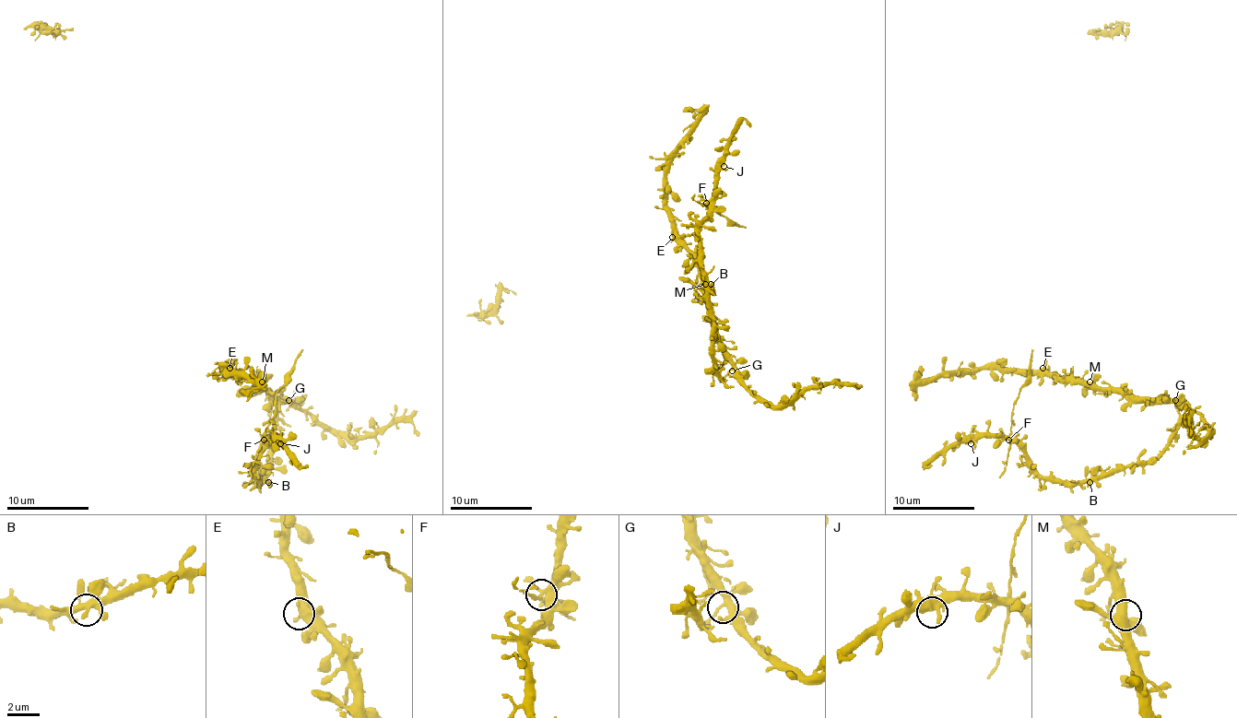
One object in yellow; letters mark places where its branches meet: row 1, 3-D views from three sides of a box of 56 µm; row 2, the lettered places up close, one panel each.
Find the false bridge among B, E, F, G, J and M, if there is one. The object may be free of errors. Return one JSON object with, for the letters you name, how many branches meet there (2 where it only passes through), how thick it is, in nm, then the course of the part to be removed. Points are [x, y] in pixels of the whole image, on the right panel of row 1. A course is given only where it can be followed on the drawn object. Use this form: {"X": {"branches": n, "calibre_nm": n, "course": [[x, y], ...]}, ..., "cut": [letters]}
{"F": {"branches": 5, "calibre_nm": 360, "course": [[1007, 439], [1018, 392], [1026, 383], [1032, 349]]}, "cut": ["F"]}

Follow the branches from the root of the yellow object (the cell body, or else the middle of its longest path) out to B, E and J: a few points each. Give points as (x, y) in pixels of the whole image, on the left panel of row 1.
B: (258, 383), (272, 398), (288, 400), (278, 402), (278, 420), (275, 427), (270, 465), (266, 472), (268, 482)
E: (258, 383), (238, 376), (229, 368)
J: (258, 383), (272, 398), (288, 400), (278, 402), (270, 465), (258, 482), (258, 453), (272, 437), (280, 443)

